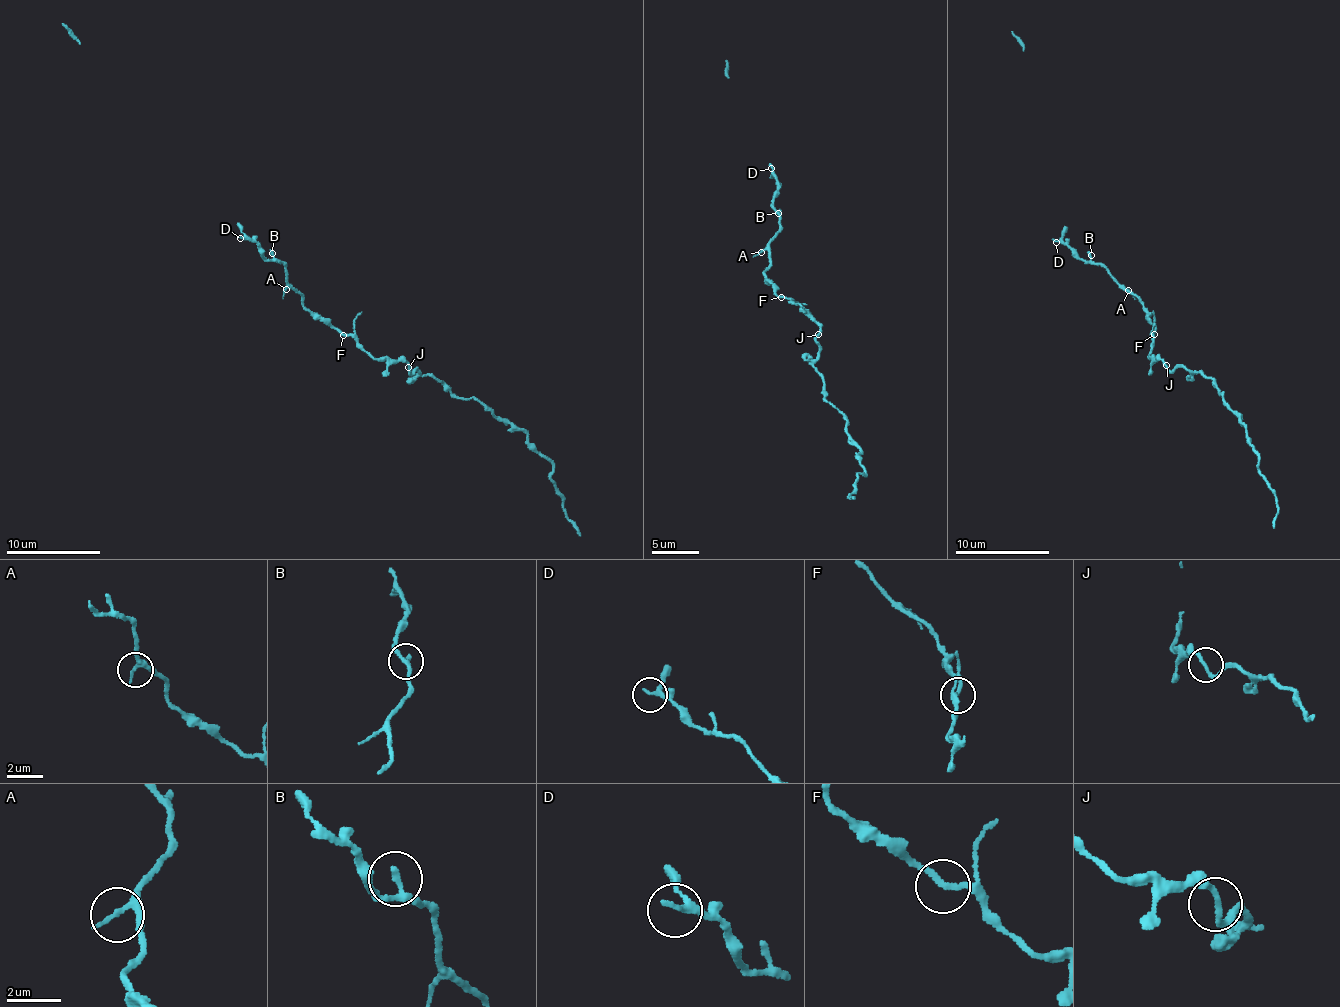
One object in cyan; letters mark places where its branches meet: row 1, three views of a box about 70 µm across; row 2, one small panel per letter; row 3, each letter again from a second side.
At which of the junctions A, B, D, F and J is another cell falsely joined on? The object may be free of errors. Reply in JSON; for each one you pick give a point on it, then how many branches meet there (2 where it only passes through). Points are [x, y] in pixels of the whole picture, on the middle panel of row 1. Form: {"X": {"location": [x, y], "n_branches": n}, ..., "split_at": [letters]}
{"split_at": []}

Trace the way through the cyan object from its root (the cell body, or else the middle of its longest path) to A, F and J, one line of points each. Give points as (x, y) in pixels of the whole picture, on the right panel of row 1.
A: (1146, 315), (1142, 302), (1128, 290)
F: (1146, 315), (1154, 334)
J: (1146, 315), (1155, 329), (1150, 336), (1152, 343), (1149, 356), (1159, 358), (1166, 365)

